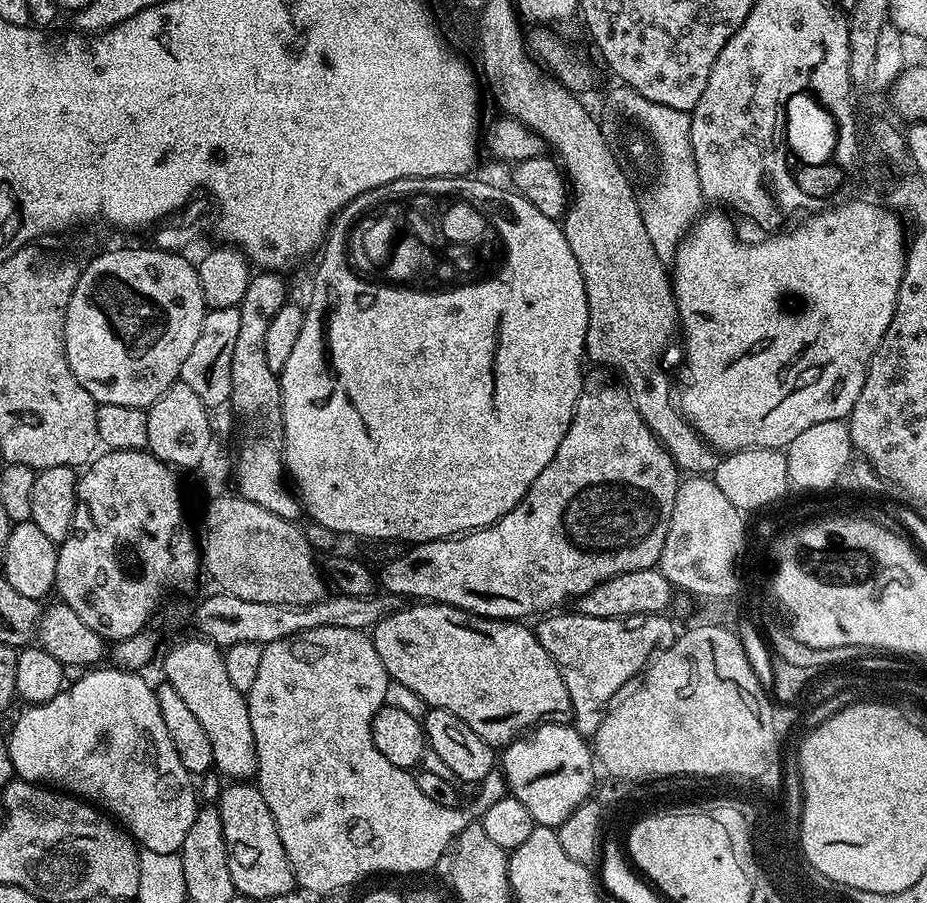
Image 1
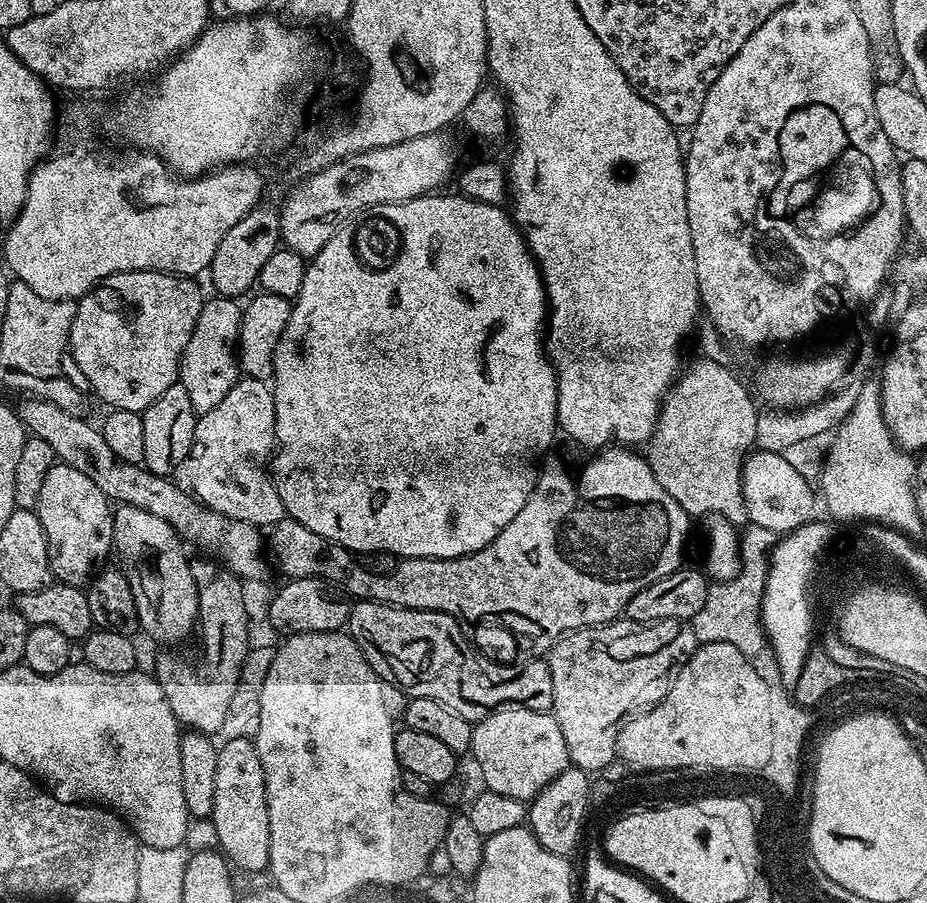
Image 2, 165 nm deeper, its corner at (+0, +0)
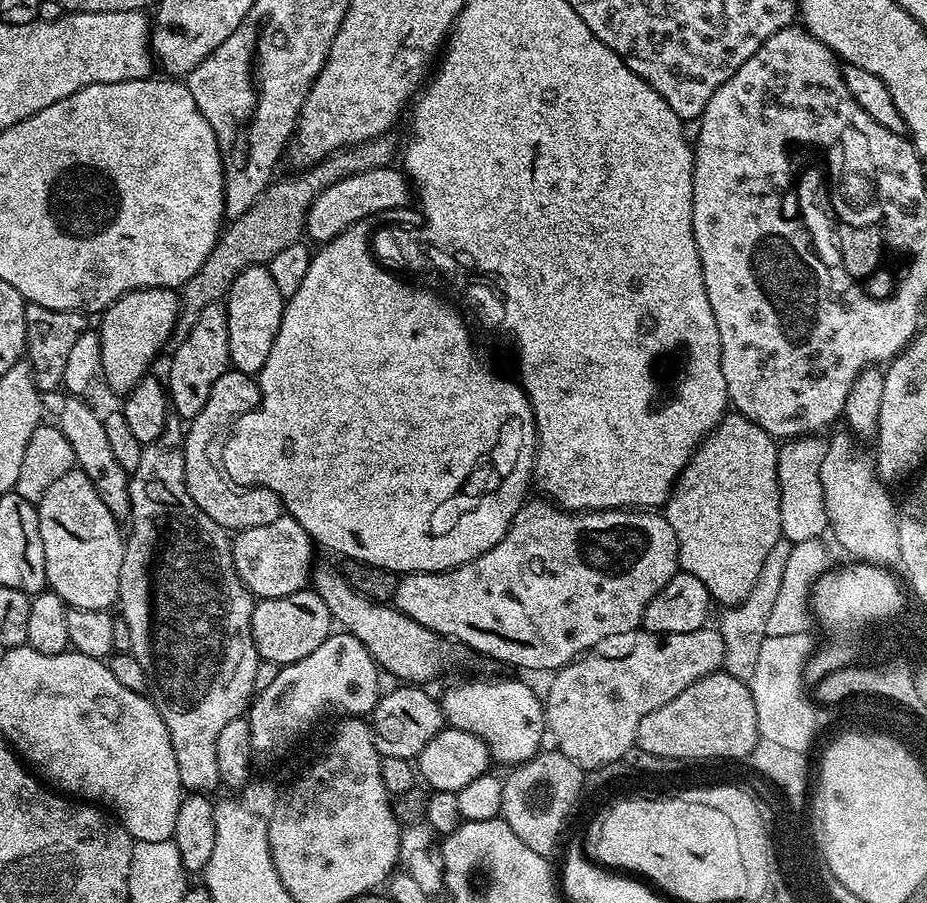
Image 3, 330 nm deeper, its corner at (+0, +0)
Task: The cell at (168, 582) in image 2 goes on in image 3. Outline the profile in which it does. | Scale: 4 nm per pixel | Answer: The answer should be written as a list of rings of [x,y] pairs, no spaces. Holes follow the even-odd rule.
[[[69,395],[67,399],[68,401],[60,408],[58,427],[62,430],[62,434],[66,434],[70,446],[74,446],[76,468],[86,473],[90,482],[94,482],[94,490],[98,490],[98,498],[102,498],[106,510],[110,510],[110,514],[114,514],[117,521],[127,521],[130,516],[130,490],[128,489],[130,474],[122,470],[122,466],[118,466],[118,458],[114,458],[114,450],[106,438],[106,426],[101,413],[96,413],[84,401],[86,399],[79,395]]]

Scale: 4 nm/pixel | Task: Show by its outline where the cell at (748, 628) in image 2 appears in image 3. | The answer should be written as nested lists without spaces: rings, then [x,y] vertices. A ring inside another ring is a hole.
[[[783,536],[778,542],[774,544],[770,550],[769,557],[766,558],[762,574],[755,583],[754,589],[740,604],[727,607],[723,612],[722,620],[718,623],[718,631],[723,639],[724,644],[724,667],[732,677],[739,680],[749,682],[753,676],[757,659],[759,659],[760,647],[766,638],[766,625],[770,613],[774,607],[780,585],[782,585],[782,578],[784,578],[784,568],[786,568],[786,561],[790,556],[793,543]]]

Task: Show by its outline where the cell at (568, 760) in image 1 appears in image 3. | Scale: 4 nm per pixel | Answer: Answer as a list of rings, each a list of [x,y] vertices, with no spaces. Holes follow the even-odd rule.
[[[472,680],[469,684],[460,684],[457,688],[448,688],[444,696],[439,697],[440,708],[444,711],[447,727],[466,730],[482,742],[486,742],[488,755],[493,761],[507,766],[515,766],[526,762],[537,752],[541,751],[540,744],[546,740],[546,721],[544,719],[544,705],[541,697],[528,684],[520,680]]]

